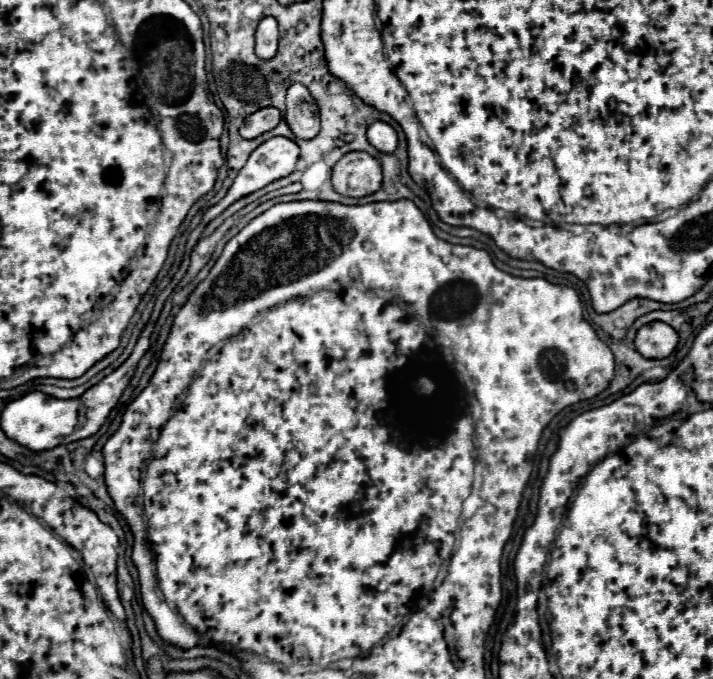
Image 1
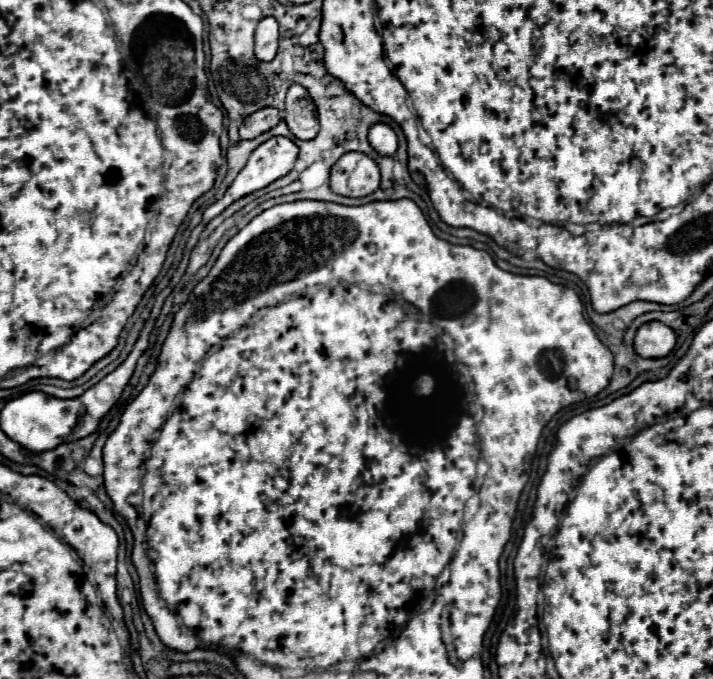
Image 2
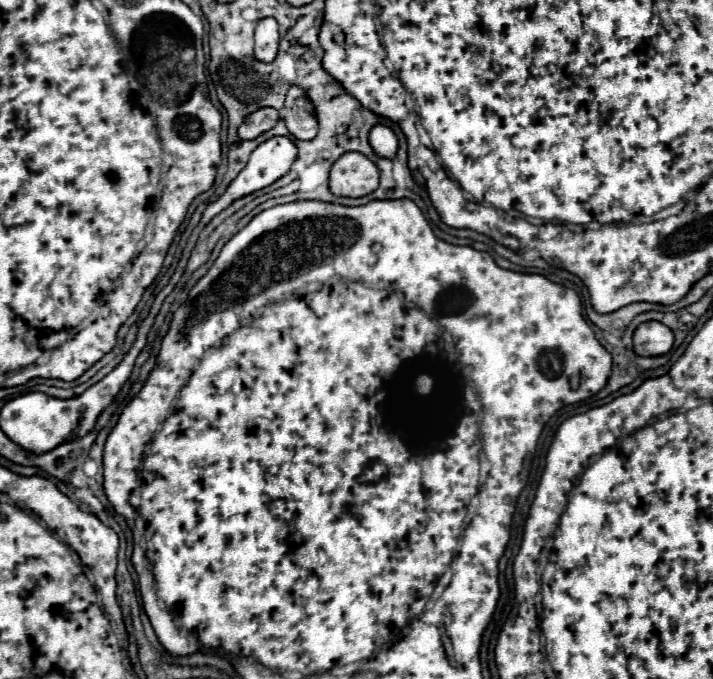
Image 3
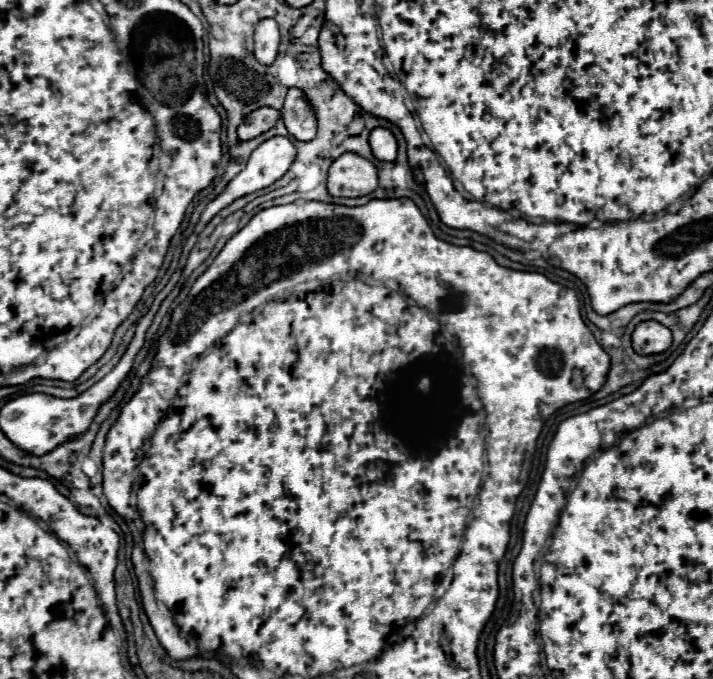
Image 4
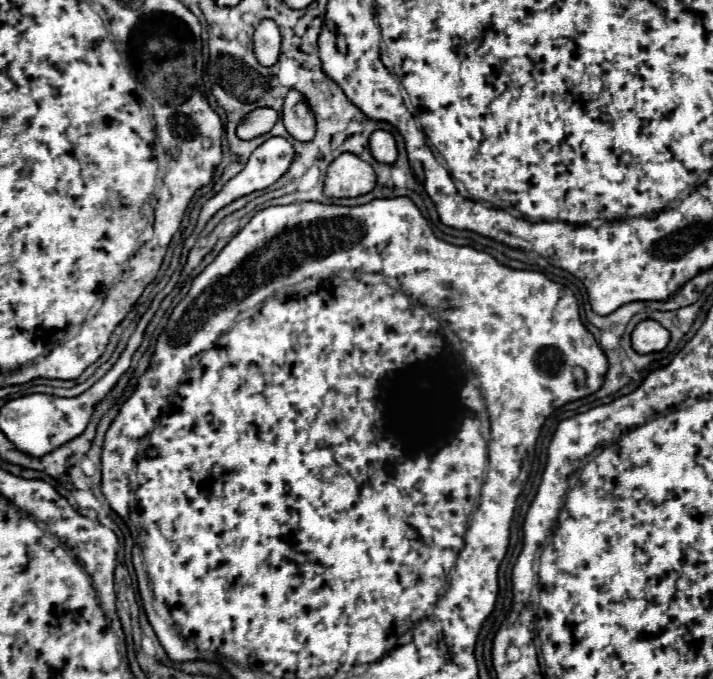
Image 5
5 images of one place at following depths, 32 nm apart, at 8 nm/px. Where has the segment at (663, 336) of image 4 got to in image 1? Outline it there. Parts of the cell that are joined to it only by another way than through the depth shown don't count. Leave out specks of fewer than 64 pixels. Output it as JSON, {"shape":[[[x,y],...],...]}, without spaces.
{"shape":[[[652,322],[636,332],[634,346],[644,358],[666,358],[678,344],[678,334],[664,322]]]}

